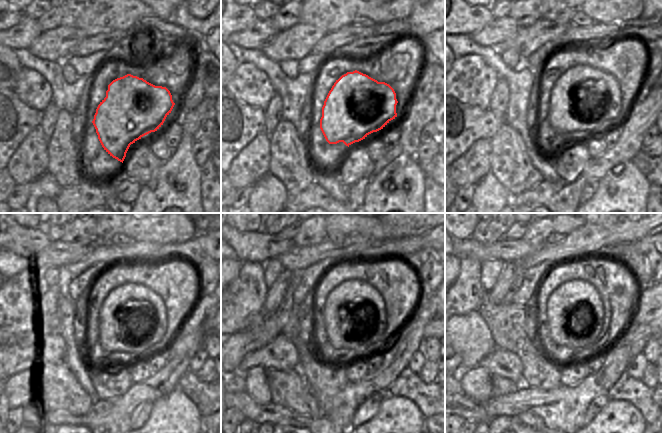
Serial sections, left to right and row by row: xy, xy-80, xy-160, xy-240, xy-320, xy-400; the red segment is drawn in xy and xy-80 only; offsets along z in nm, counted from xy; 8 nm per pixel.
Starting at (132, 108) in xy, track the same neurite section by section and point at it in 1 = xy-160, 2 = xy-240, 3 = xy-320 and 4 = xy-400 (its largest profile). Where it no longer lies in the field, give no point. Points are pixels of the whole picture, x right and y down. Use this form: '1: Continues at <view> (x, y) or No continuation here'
1: Continues at xy-160 (585, 101)
2: Continues at xy-240 (133, 319)
3: Continues at xy-320 (354, 314)
4: Continues at xy-400 (575, 312)

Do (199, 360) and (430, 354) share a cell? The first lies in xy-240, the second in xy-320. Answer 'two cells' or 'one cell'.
two cells

